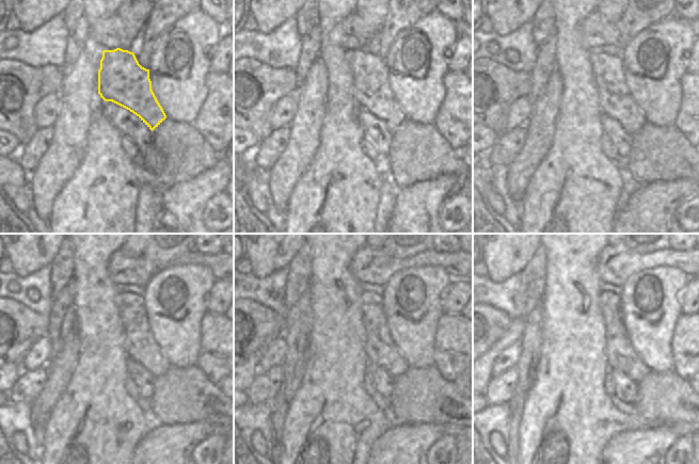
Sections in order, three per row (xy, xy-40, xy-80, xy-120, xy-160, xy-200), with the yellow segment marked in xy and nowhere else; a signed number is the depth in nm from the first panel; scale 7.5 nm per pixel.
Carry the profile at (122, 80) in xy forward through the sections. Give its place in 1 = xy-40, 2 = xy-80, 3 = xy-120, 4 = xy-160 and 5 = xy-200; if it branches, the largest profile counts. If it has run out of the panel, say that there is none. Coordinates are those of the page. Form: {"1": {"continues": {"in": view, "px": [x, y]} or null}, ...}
{"1": {"continues": {"in": "xy-40", "px": [369, 74]}}, "2": {"continues": {"in": "xy-80", "px": [616, 101]}}, "3": {"continues": {"in": "xy-120", "px": [140, 345]}}, "4": {"continues": {"in": "xy-160", "px": [381, 351]}}, "5": {"continues": {"in": "xy-200", "px": [620, 353]}}}

